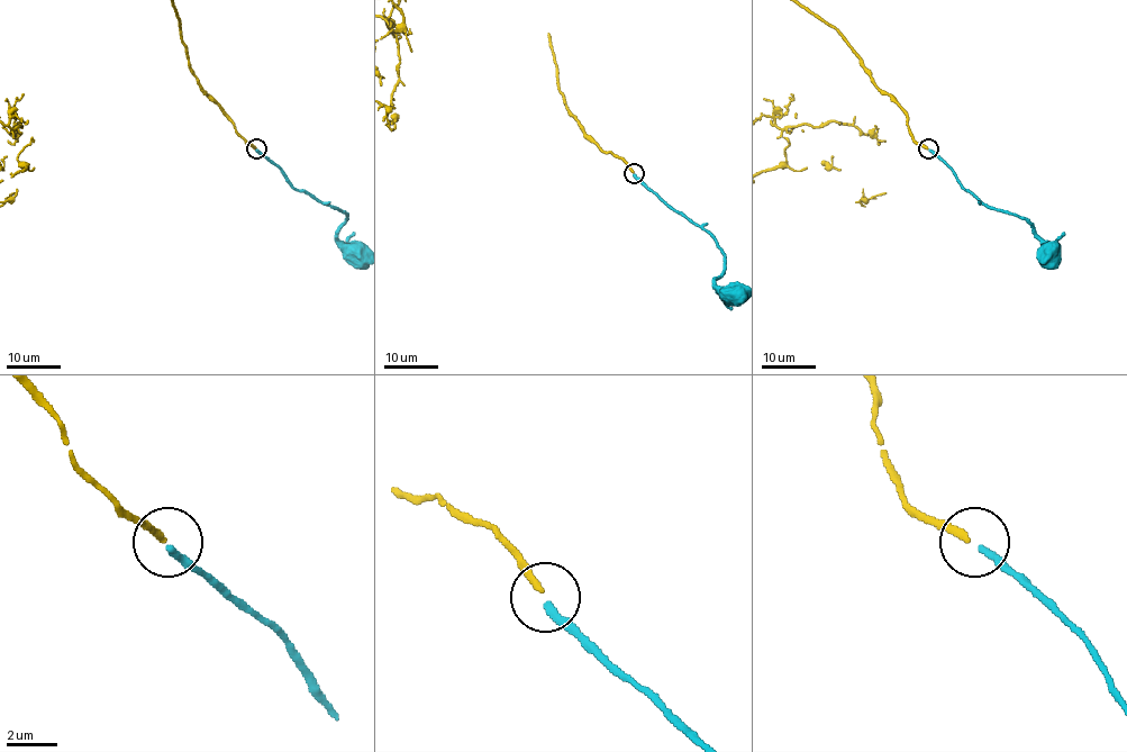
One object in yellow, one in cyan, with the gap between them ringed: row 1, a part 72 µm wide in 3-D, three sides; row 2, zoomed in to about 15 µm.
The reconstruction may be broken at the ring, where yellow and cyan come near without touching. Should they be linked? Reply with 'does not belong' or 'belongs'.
belongs

